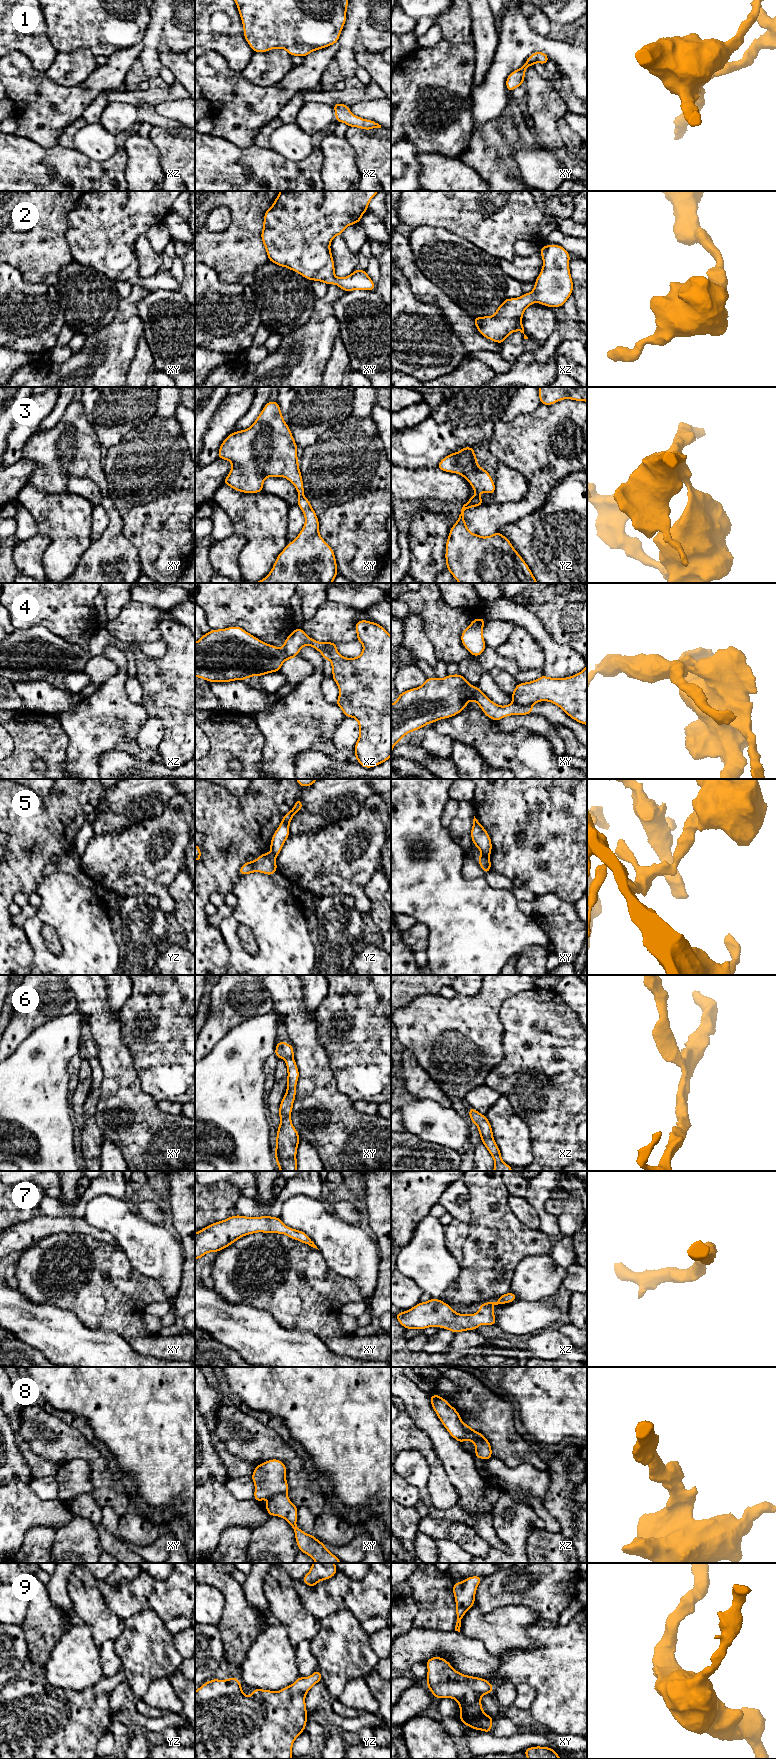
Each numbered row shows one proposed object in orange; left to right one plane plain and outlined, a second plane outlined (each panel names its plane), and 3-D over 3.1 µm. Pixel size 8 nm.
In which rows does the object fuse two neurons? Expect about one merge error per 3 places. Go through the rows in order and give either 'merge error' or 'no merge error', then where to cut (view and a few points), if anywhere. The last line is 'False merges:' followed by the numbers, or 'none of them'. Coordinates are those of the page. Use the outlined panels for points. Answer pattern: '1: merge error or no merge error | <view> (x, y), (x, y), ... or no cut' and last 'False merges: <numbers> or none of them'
1: no merge error | no cut
2: no merge error | no cut
3: no merge error | no cut
4: merge error | xy (513, 702), (519, 705), (531, 705)
5: no merge error | no cut
6: no merge error | no cut
7: no merge error | no cut
8: merge error | xz (461, 1422), (461, 1426), (465, 1430), (484, 1438)
9: no merge error | no cut
False merges: 4, 8

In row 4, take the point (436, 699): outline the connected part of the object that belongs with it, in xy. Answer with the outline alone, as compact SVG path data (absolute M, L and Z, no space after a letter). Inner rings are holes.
M461 674L446 675L441 680L437 676L426 678L423 685L399 694L397 701L391 704L391 754L393 747L406 734L429 723L456 716L465 709L471 700L475 701L483 713L494 721L510 715L529 715L534 708L532 705L523 706L515 703L500 706L491 701L477 686L472 686Z

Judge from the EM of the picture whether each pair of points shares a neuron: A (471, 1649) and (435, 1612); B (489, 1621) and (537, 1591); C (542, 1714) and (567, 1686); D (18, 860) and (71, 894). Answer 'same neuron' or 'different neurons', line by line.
A: different neurons
B: different neurons
C: same neuron
D: different neurons

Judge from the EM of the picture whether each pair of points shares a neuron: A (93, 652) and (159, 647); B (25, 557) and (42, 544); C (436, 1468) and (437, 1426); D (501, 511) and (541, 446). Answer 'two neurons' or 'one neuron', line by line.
A: one neuron
B: one neuron
C: two neurons
D: one neuron

